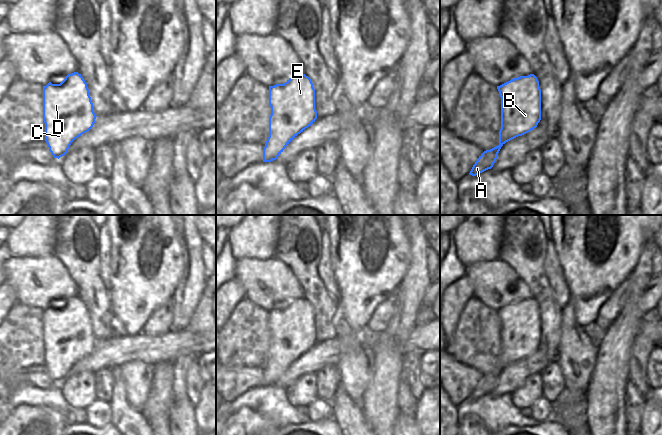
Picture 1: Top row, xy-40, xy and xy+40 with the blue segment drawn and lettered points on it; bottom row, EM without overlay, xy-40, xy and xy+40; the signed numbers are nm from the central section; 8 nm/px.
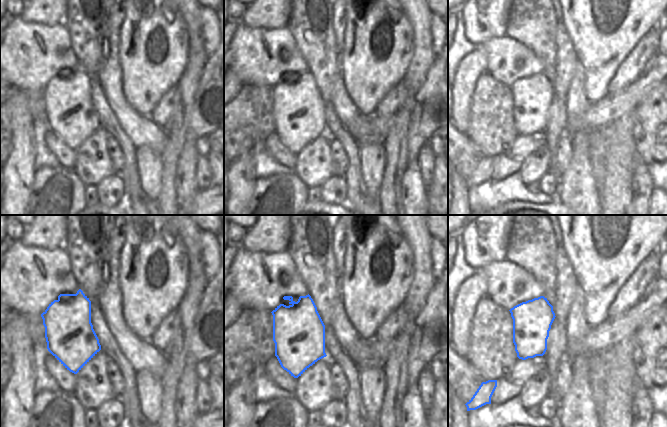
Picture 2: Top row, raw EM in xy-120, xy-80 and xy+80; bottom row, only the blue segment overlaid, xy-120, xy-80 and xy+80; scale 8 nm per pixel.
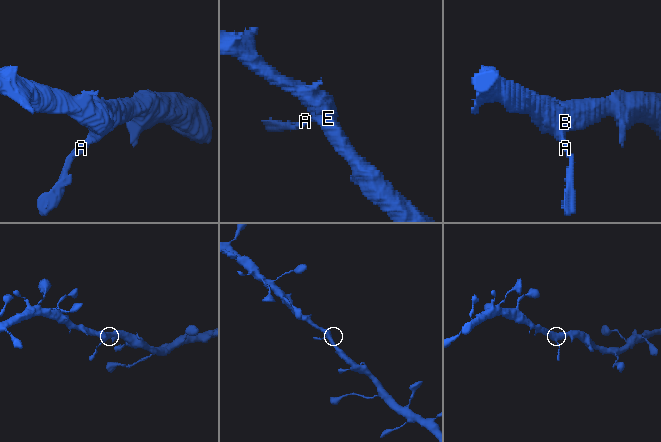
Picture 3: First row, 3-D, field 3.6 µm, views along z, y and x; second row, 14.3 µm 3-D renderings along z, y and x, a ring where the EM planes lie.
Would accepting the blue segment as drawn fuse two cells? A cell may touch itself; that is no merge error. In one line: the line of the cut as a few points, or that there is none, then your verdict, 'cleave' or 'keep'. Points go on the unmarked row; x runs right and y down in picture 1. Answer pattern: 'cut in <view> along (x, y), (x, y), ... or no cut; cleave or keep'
no cut; keep

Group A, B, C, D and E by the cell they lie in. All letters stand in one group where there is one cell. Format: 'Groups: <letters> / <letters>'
Groups: A B C D E.

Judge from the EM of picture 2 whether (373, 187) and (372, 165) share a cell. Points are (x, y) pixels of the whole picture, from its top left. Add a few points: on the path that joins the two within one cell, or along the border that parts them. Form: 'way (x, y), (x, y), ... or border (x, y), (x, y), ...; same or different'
way (373, 182), (372, 170); same

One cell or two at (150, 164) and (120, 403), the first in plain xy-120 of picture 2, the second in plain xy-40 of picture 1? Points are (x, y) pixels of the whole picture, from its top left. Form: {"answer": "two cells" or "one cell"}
{"answer": "two cells"}

